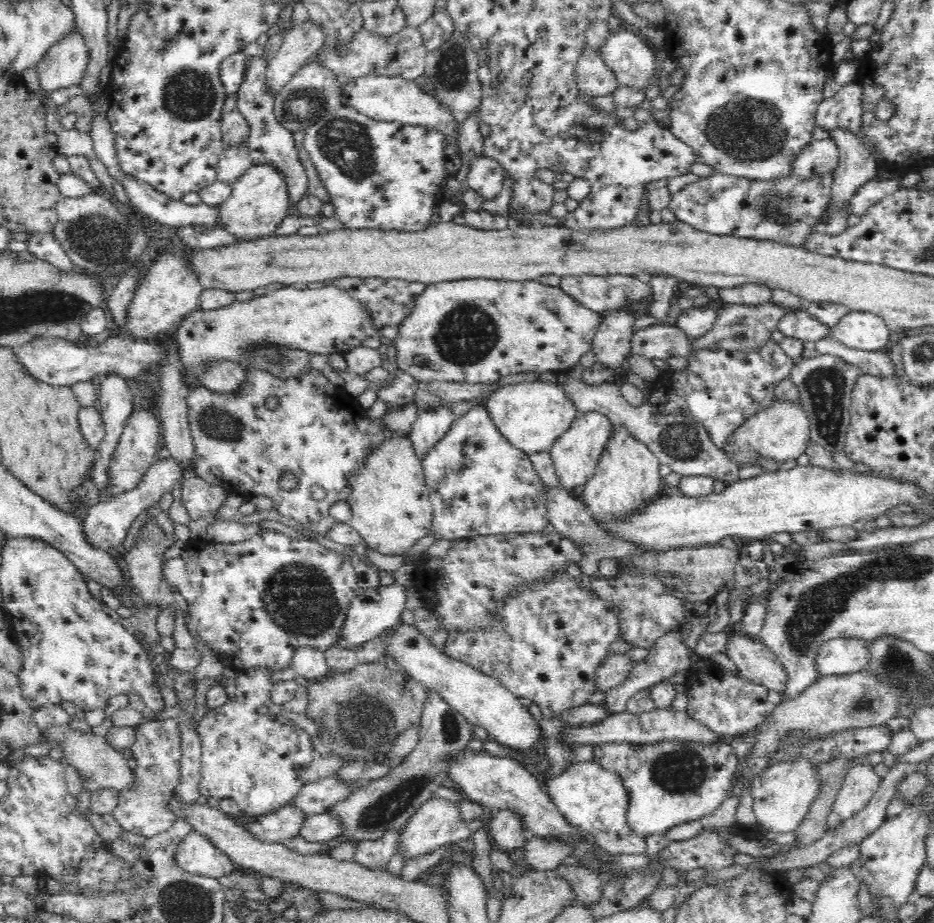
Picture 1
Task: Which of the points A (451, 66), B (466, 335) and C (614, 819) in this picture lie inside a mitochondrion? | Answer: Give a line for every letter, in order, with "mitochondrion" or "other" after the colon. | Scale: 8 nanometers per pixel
A: mitochondrion
B: mitochondrion
C: other

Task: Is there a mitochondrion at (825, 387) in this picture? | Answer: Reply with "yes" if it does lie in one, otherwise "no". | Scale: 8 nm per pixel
yes

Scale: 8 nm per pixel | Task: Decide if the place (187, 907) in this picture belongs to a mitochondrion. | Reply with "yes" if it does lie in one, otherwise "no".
yes

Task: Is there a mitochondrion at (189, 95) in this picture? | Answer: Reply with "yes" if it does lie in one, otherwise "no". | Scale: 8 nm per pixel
yes

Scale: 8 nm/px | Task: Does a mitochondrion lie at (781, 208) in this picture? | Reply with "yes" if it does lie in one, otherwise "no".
yes

